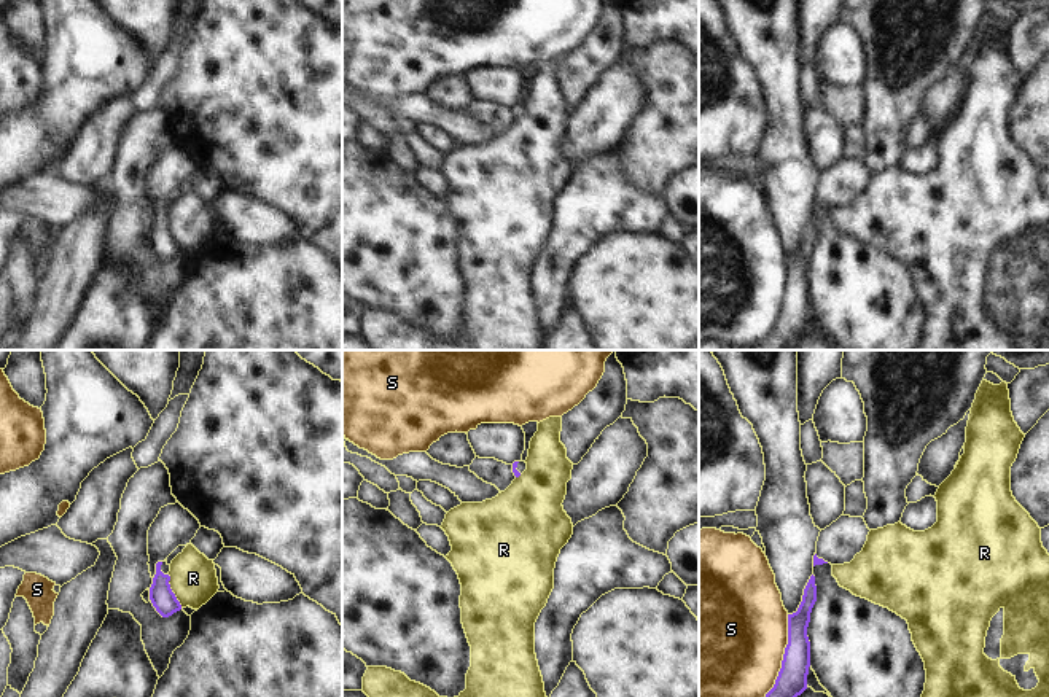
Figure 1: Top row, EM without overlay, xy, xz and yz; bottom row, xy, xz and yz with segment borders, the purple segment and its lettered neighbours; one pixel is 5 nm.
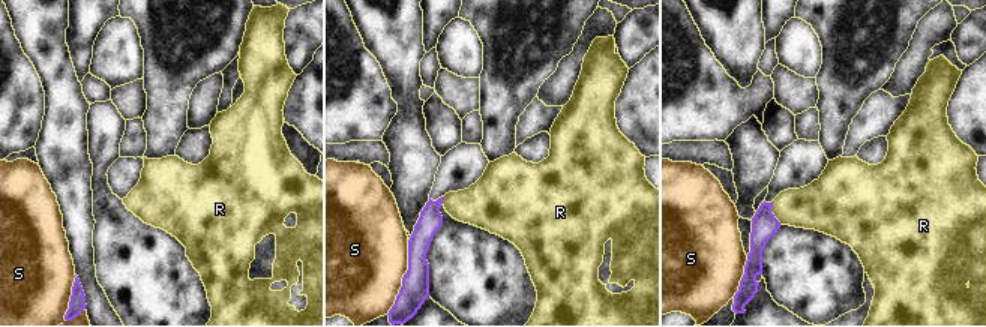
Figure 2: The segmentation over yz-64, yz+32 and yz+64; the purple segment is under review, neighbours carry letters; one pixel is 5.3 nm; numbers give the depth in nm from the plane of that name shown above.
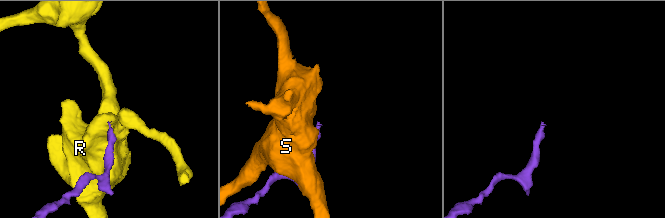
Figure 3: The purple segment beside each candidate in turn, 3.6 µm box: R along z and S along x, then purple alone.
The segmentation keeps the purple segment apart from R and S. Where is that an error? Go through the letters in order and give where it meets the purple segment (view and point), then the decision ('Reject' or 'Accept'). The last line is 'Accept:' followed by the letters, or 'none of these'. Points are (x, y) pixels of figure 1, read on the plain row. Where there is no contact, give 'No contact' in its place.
R: Touches purple at xy (171, 234). Reject
S: Touches purple at yz (783, 303). Reject
Accept: none of these.

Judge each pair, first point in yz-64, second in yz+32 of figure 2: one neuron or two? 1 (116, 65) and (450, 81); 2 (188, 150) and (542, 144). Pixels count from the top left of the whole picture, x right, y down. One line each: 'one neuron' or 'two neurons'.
1: two neurons
2: one neuron

